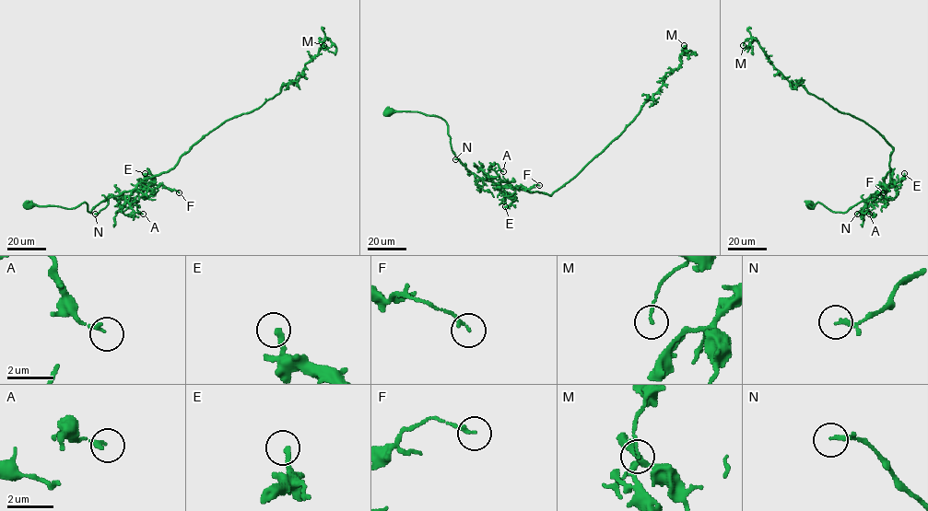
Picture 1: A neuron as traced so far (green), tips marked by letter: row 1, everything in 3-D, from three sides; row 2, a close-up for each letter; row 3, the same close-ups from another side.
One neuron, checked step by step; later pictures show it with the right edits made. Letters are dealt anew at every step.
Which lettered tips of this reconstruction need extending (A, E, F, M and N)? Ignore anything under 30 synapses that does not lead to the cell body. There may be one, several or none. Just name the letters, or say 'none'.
none

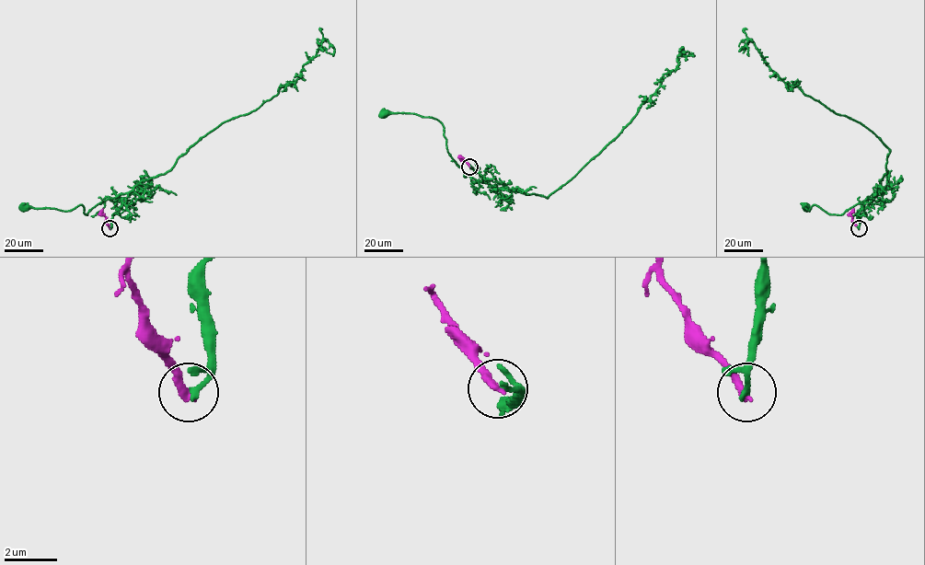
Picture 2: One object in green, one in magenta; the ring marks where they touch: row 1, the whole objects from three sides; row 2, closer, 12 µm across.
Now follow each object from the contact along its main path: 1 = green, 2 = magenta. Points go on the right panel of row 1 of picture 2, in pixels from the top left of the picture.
1: (859, 228), (861, 214), (874, 193), (839, 215), (830, 214), (815, 204), (809, 211), (804, 207)
2: (859, 228), (849, 214), (854, 209)

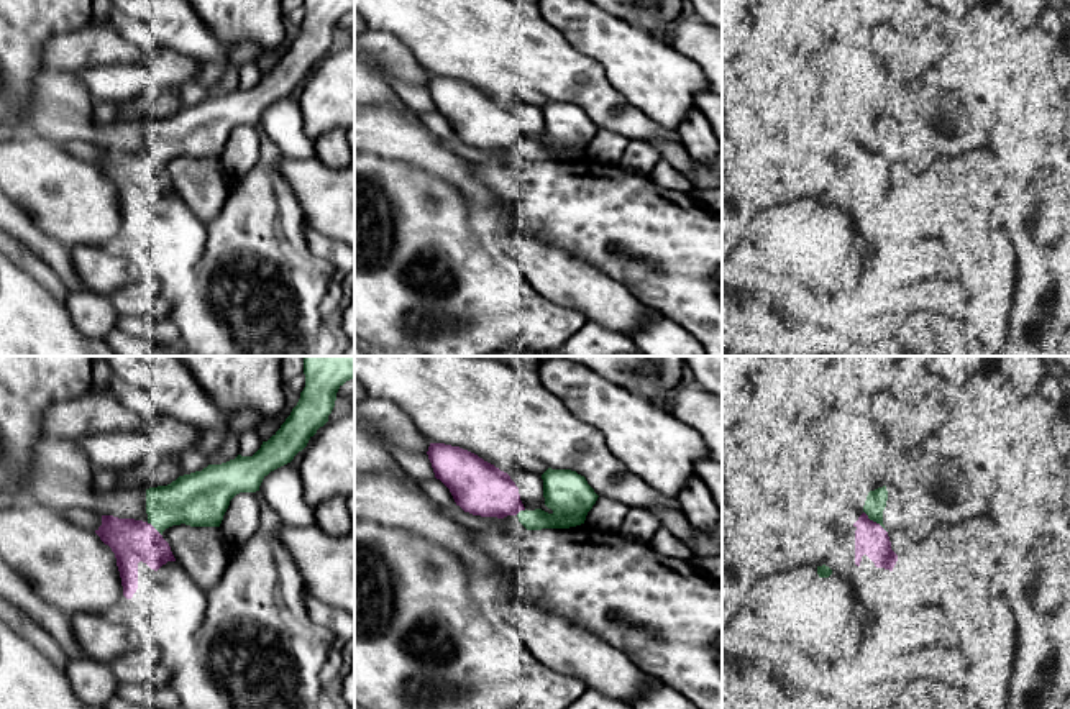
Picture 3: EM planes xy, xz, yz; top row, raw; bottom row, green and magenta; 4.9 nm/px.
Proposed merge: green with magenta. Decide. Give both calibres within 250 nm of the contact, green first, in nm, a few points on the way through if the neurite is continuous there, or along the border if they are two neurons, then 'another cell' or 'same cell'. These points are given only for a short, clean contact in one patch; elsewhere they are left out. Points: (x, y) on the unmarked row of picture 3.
100/160 nm | another cell

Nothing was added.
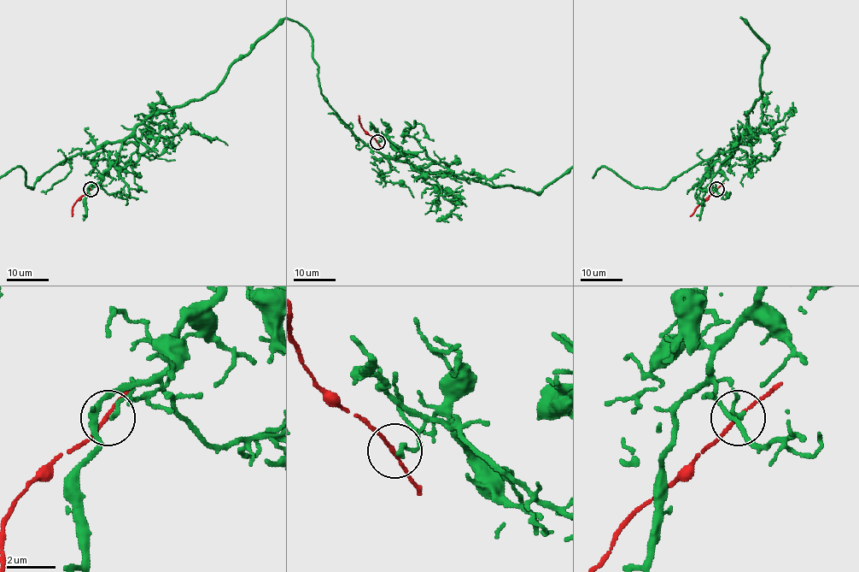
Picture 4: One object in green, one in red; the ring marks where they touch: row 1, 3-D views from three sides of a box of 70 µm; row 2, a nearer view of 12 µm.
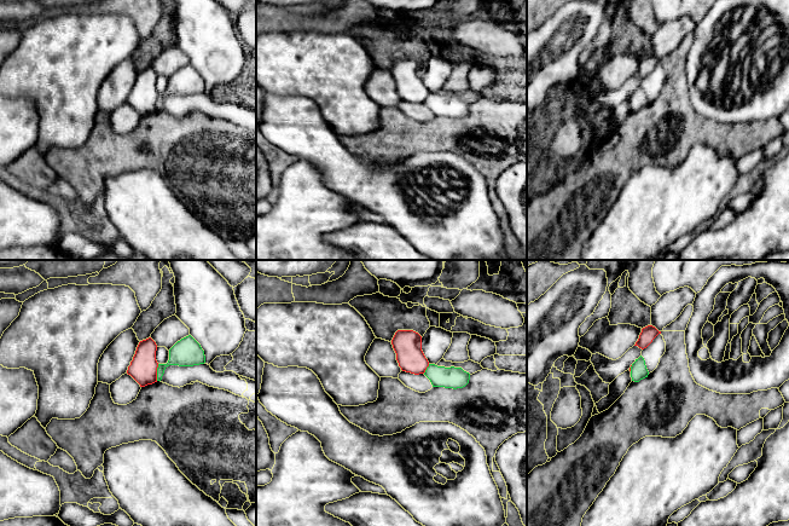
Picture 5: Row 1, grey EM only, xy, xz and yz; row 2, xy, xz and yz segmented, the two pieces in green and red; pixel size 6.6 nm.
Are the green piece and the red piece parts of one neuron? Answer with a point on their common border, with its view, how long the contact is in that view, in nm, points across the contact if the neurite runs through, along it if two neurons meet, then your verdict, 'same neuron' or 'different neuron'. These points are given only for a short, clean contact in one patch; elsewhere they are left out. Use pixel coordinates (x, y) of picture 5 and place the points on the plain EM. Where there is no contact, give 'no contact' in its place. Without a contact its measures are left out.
contact xy (157, 102); length 110 nm; border xy (158, 93), (156, 109); different neuron

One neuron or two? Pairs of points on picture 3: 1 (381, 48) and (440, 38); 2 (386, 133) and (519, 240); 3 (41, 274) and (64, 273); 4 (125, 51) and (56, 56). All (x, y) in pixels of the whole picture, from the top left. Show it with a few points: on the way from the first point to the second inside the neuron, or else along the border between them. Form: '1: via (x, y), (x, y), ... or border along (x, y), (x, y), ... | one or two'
1: border along (371, 28), (393, 33), (429, 74) | two
2: via (422, 148), (445, 163), (481, 199), (488, 212) | one
3: border along (28, 247), (53, 269), (69, 292) | two
4: via (109, 51), (73, 51) | one

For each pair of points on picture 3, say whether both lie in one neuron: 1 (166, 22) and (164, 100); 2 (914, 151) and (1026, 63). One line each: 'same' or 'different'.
1: different
2: same

